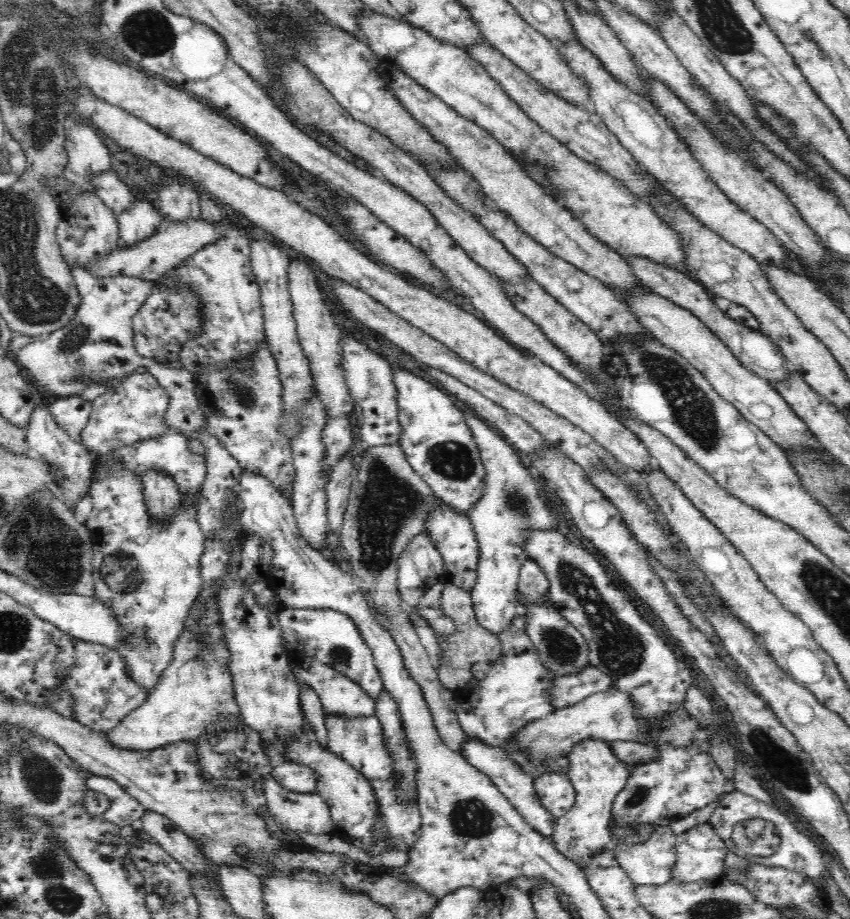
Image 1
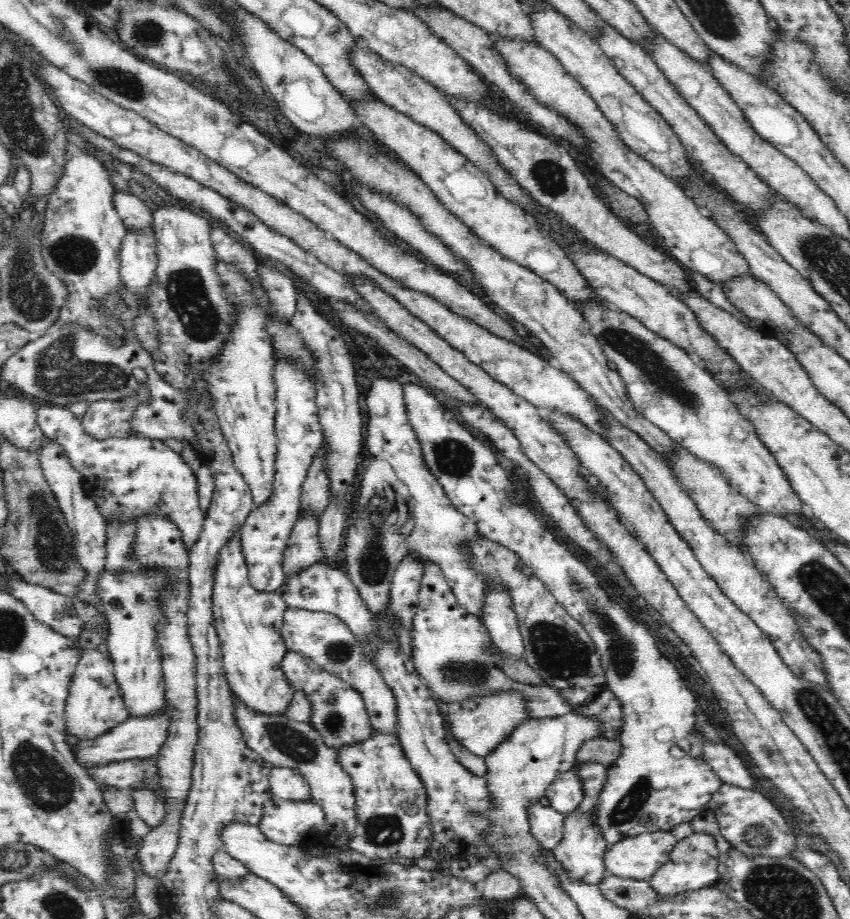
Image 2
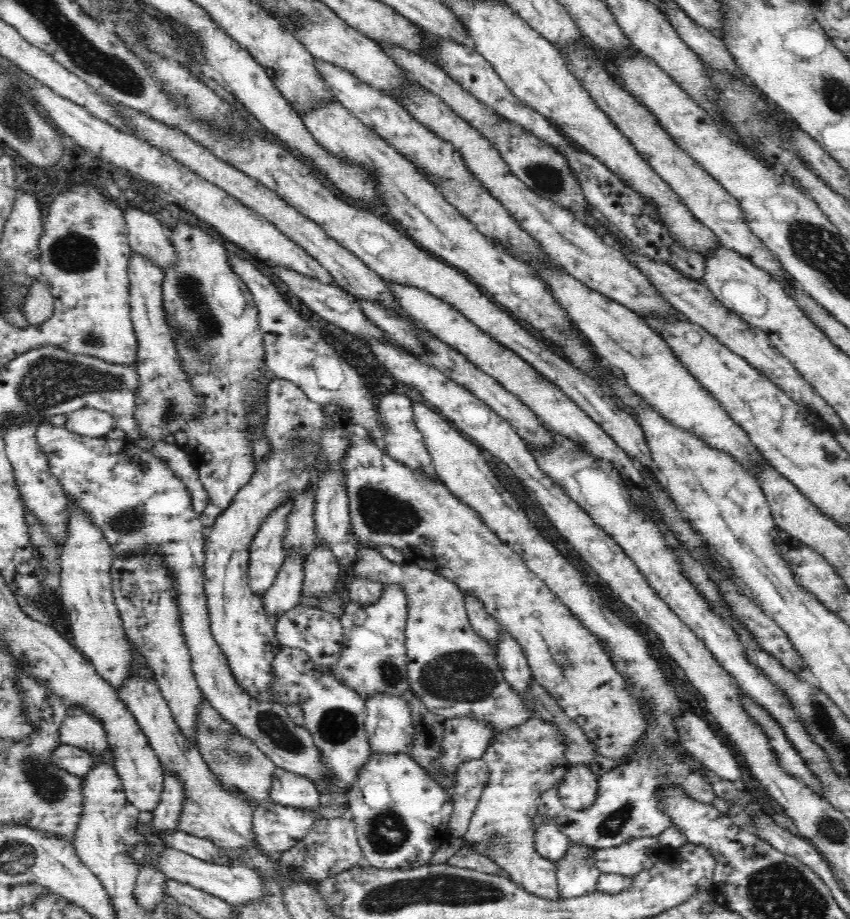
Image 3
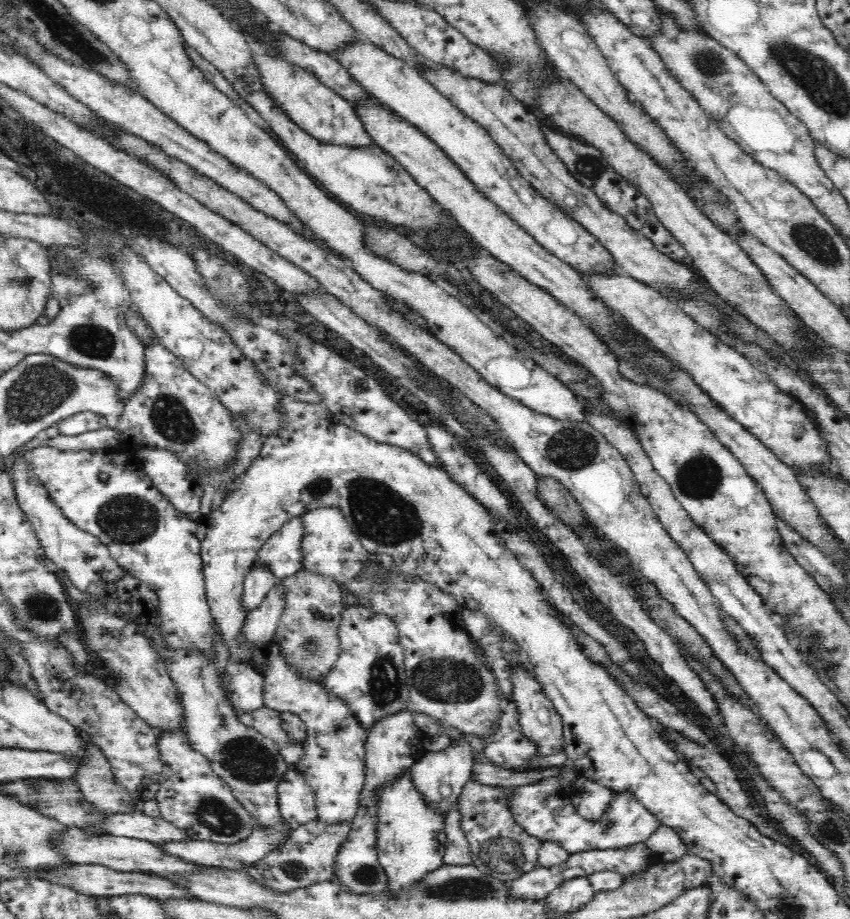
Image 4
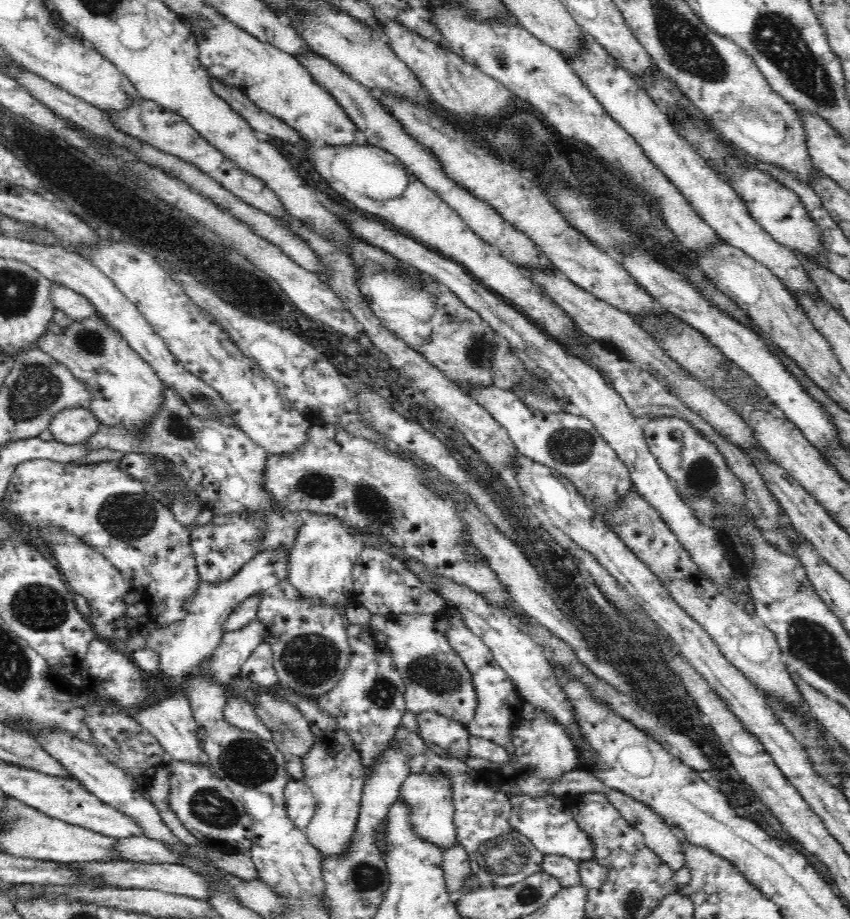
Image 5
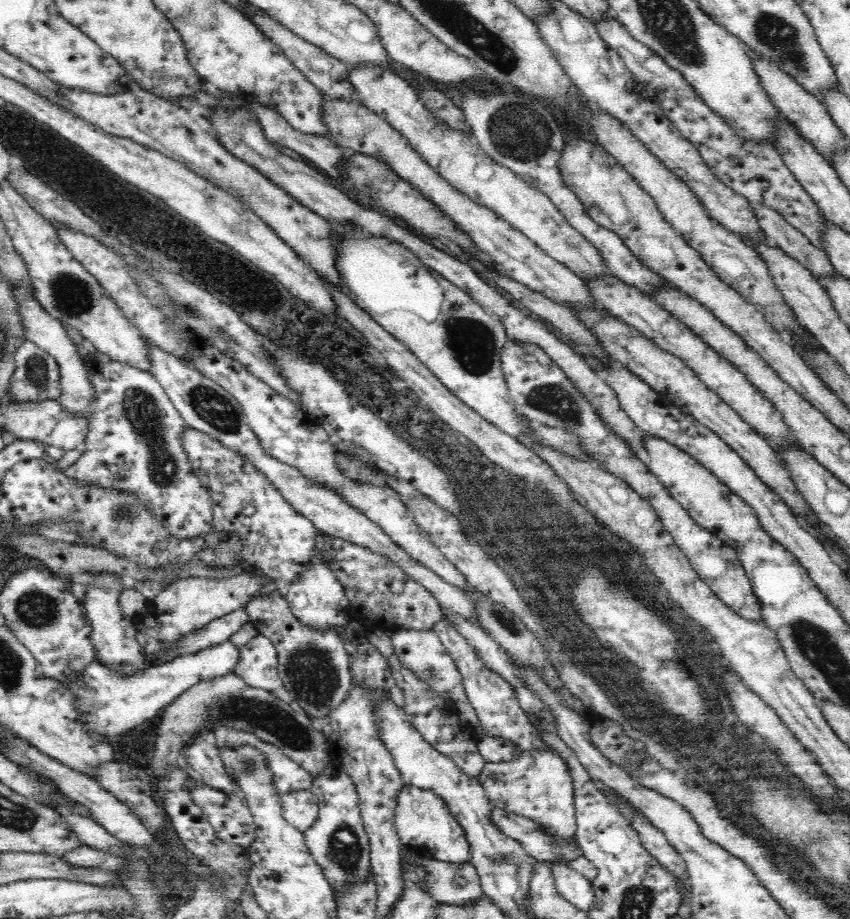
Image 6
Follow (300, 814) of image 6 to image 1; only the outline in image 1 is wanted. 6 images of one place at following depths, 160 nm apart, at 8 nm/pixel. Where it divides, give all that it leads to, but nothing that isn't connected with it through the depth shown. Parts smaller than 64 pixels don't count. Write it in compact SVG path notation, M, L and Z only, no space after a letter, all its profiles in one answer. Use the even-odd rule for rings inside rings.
M285 762L273 768L272 777L296 793L316 793L318 790L318 775L312 767L296 762Z

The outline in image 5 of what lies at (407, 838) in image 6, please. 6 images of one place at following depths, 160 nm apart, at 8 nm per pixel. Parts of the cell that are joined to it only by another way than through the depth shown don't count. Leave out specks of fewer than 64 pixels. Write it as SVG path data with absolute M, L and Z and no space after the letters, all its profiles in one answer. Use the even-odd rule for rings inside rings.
M442 771L434 773L411 773L404 782L400 797L402 797L412 810L412 827L420 838L428 842L436 843L442 850L450 848L454 842L457 842L456 828L454 823L454 790L452 781L448 774Z

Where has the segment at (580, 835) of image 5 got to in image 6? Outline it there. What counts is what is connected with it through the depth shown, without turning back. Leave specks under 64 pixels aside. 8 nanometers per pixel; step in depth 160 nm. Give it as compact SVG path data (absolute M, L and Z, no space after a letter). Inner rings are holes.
M496 807L492 812L492 823L510 838L521 842L528 854L540 862L569 862L583 856L577 839L570 842L557 840L532 818L508 813Z

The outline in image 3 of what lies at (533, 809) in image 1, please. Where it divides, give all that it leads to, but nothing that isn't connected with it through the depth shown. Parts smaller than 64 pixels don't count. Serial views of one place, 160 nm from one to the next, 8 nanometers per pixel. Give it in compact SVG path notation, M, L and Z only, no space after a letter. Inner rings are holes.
M547 821L535 832L536 850L544 858L556 862L566 854L569 838L560 831L556 821Z

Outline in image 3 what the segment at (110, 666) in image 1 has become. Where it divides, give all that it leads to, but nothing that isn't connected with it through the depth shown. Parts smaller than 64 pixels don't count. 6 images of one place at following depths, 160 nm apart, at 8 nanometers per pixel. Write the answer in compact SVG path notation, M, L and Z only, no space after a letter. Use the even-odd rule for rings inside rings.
M81 704L70 706L60 727L61 744L79 746L88 753L100 755L106 749L107 732L103 722Z

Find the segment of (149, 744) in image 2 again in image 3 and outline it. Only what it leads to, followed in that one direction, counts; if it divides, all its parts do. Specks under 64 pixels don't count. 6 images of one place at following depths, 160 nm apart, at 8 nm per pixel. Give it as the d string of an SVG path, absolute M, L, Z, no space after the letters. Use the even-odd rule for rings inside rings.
M61 744L52 755L52 761L56 763L56 766L70 774L75 774L82 780L94 770L94 766L113 766L113 768L116 766L116 756L112 753L109 744L100 755L88 753L88 751L80 749L79 746Z

